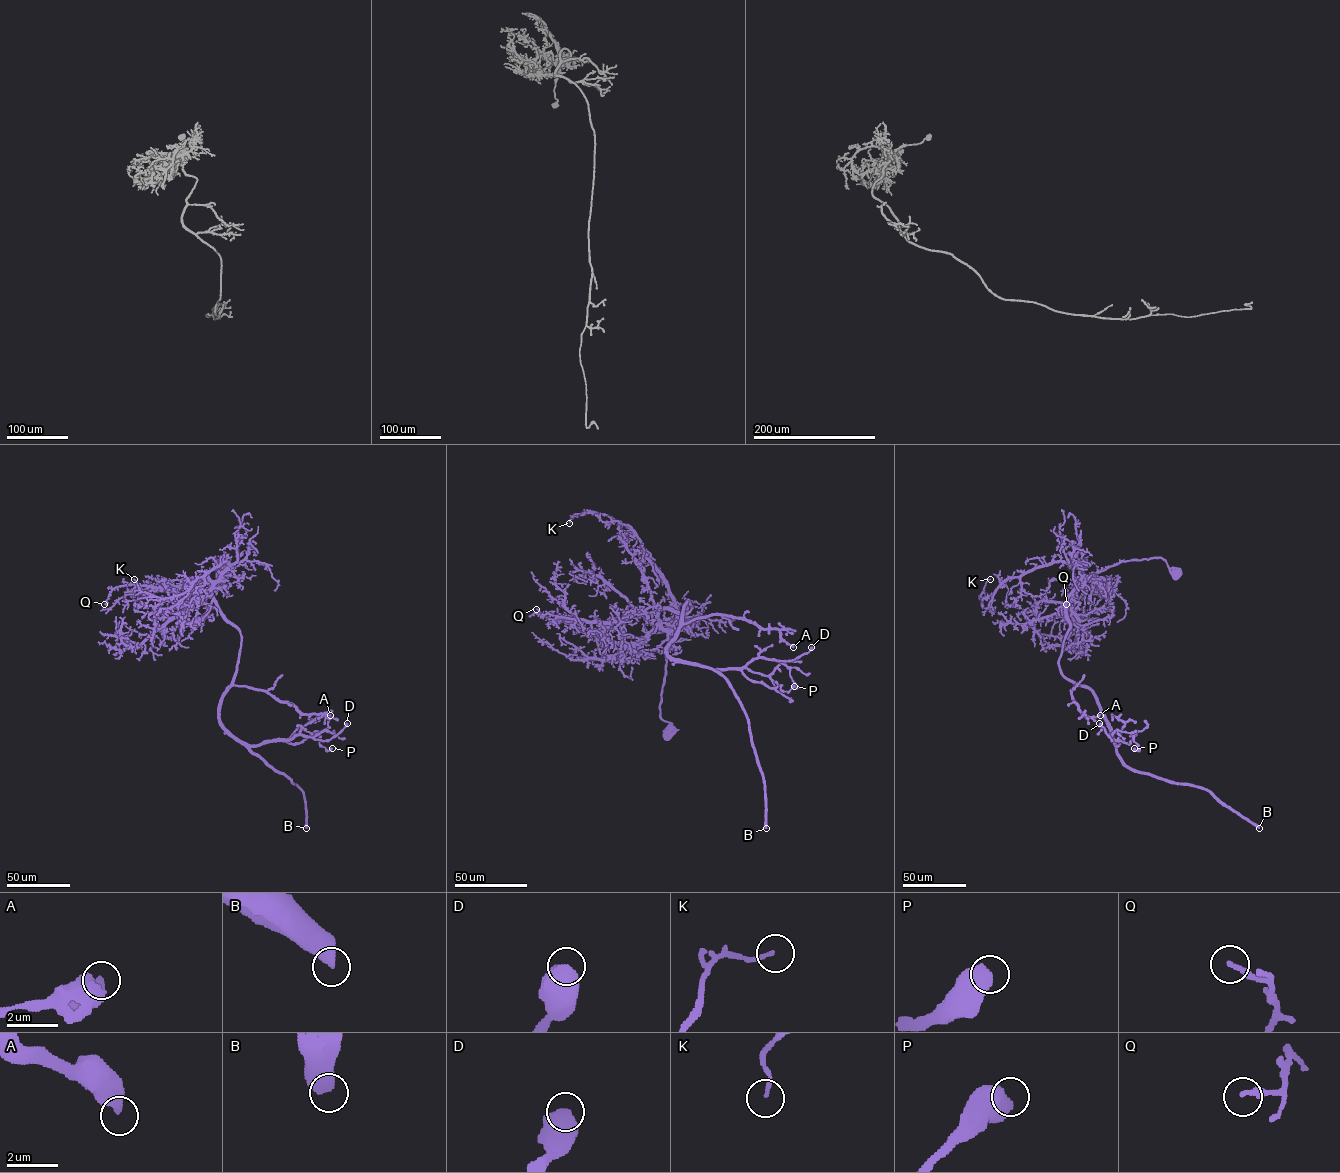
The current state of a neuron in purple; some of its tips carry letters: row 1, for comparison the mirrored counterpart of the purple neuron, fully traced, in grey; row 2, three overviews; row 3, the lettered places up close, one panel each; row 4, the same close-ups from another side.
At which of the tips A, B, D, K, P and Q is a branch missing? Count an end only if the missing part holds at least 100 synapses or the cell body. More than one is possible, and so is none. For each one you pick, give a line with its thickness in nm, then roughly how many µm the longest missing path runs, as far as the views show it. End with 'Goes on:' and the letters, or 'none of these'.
B: 600 nm | 550 µm
Goes on: B

